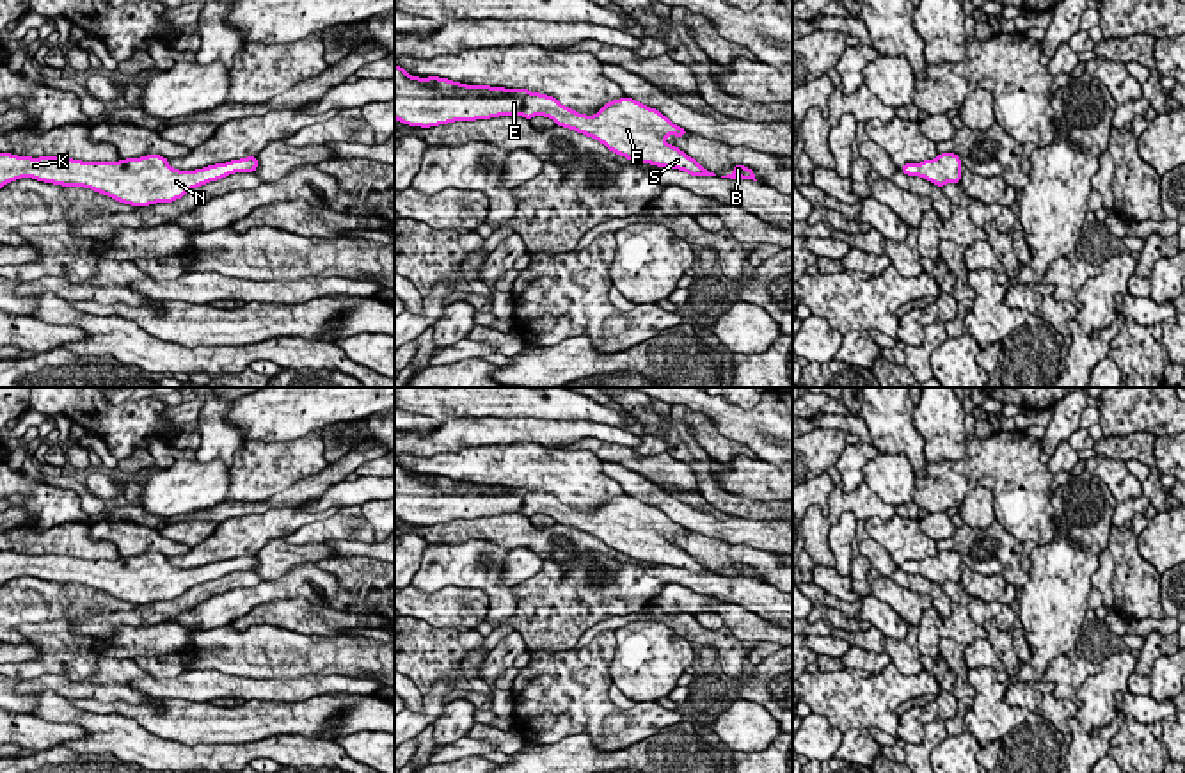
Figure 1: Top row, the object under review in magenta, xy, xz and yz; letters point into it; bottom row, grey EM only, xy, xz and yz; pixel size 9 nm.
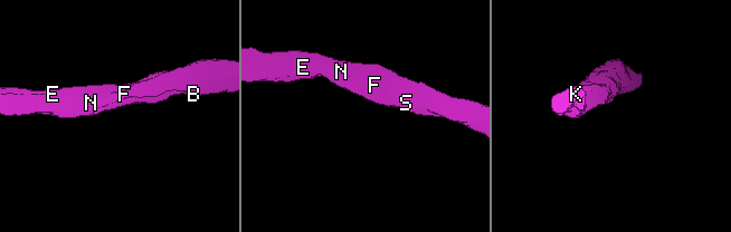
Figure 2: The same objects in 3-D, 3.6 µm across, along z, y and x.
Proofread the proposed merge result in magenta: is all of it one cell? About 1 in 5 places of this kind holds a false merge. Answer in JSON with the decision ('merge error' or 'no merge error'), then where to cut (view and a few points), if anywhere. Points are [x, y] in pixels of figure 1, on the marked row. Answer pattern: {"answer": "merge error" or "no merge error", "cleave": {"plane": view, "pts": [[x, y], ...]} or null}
{"answer": "no merge error", "cleave": null}

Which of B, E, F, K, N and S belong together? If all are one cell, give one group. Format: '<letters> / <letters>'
B E F K N S

